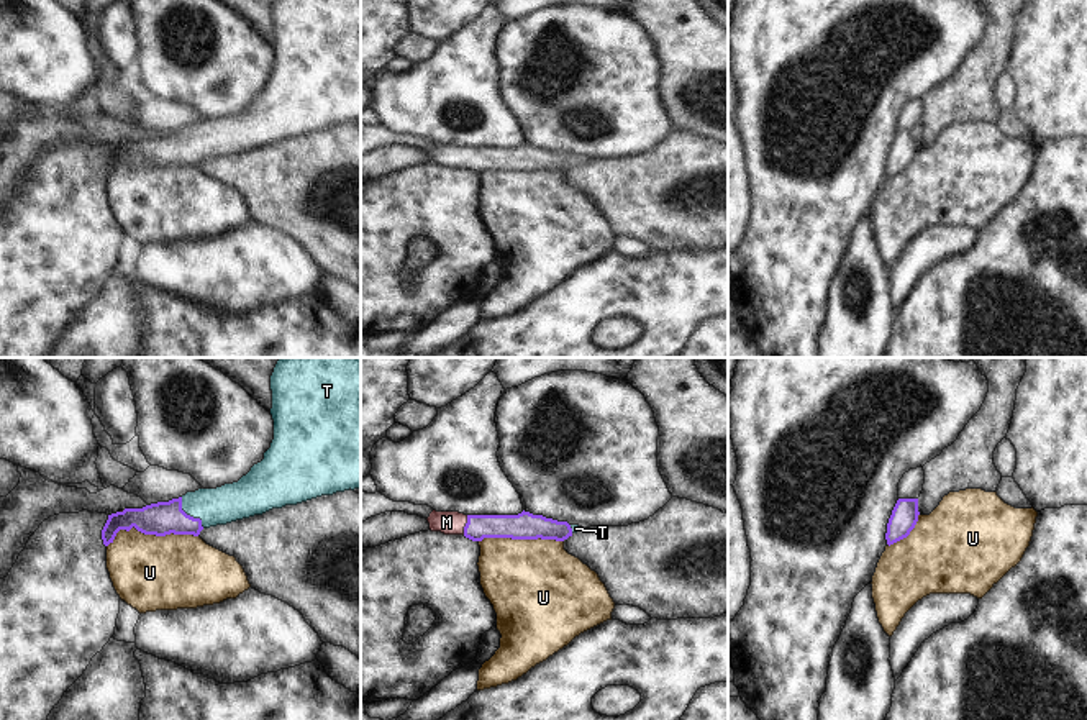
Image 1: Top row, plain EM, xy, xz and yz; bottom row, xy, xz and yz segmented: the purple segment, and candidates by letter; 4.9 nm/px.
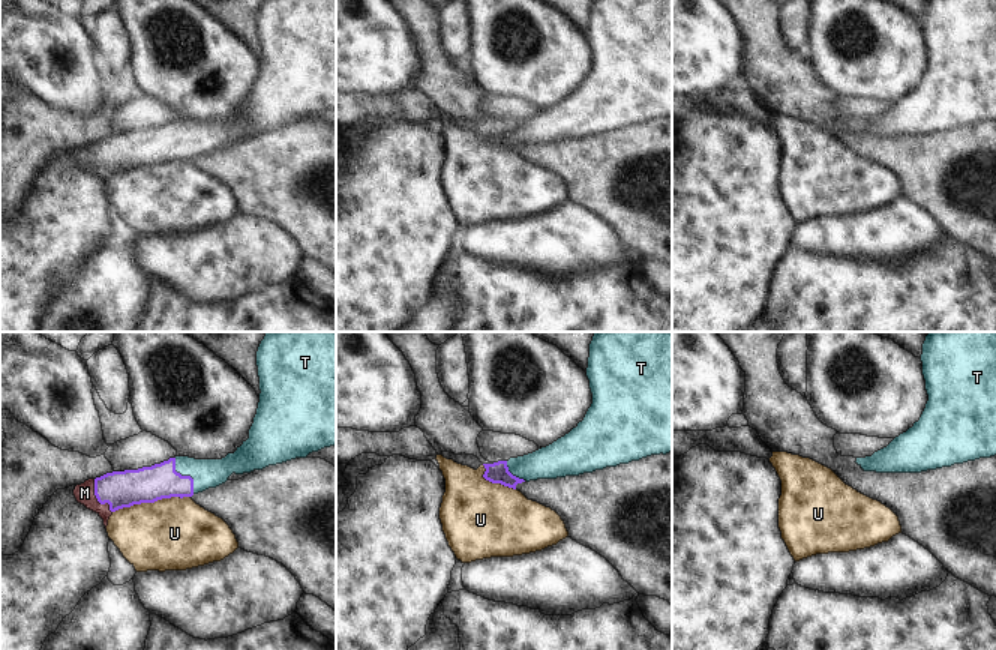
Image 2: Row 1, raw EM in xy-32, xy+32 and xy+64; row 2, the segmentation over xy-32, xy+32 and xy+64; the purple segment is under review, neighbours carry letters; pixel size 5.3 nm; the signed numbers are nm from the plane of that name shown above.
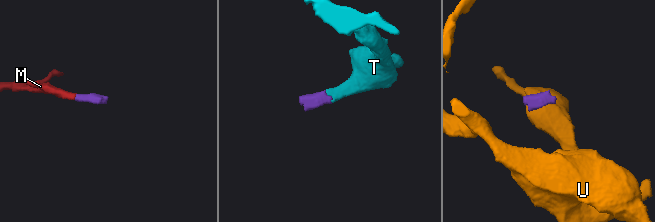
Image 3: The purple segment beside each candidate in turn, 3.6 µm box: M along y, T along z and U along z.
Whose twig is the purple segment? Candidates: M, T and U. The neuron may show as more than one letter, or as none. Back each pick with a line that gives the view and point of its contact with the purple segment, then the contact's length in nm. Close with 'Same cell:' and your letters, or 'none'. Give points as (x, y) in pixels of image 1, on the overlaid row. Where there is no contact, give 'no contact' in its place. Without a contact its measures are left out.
M: meets purple in xz at (466, 525); contact 100 nm long
T: meets purple in xy at (189, 515); contact 190 nm long
Same cell: M, T

